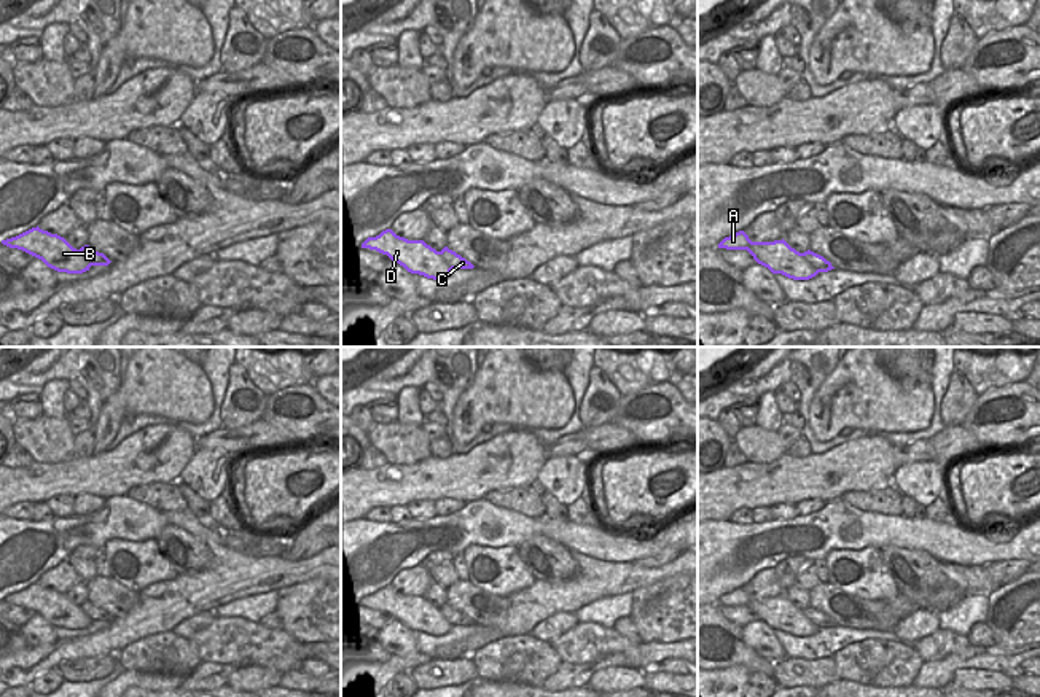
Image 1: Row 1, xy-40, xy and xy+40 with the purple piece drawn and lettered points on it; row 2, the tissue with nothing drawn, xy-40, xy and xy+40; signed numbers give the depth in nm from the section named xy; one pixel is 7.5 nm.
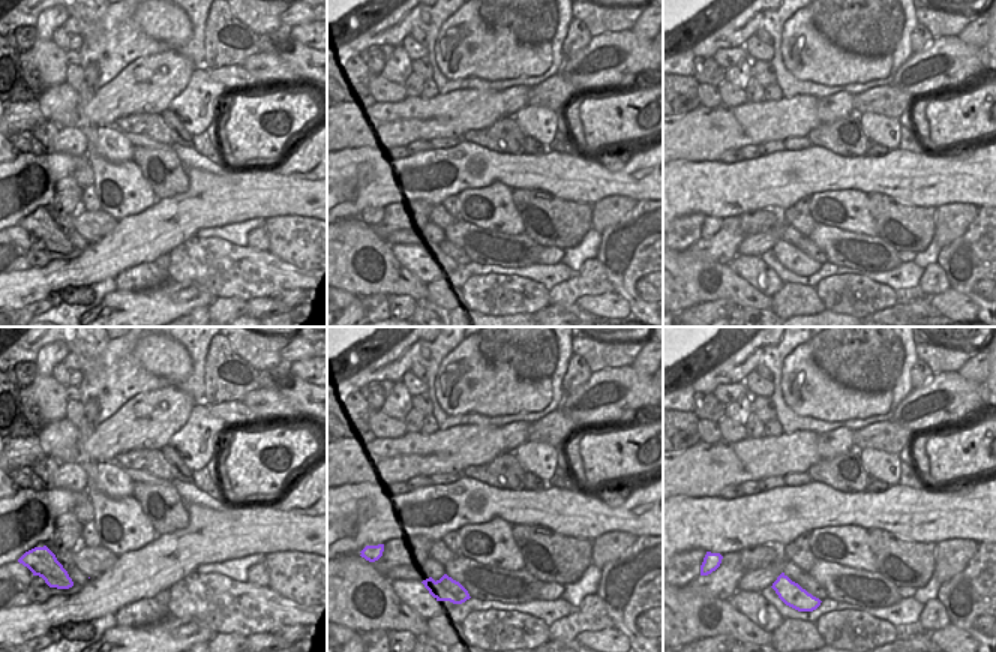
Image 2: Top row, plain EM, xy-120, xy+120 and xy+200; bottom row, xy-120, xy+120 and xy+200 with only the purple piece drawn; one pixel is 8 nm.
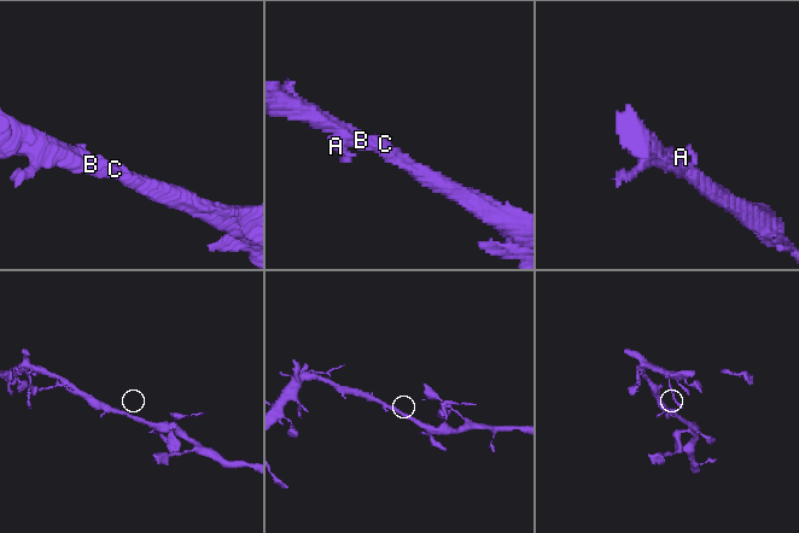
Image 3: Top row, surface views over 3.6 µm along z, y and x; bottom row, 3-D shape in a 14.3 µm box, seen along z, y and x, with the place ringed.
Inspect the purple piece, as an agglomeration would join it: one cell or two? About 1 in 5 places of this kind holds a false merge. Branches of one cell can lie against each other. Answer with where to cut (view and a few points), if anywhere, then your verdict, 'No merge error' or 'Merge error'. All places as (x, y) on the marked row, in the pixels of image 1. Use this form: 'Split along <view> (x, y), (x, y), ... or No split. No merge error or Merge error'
No split. No merge error

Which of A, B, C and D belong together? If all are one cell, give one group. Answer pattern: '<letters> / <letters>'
A B C D

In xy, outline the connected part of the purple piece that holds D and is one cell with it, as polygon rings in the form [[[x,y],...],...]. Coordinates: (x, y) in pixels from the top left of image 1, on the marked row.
[[[392,229],[382,231],[376,237],[368,237],[362,248],[376,250],[387,255],[392,261],[403,266],[411,274],[419,274],[427,278],[446,278],[452,269],[473,269],[475,266],[444,247],[436,251],[424,240],[408,240],[397,236]]]

